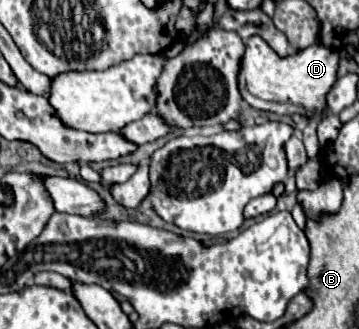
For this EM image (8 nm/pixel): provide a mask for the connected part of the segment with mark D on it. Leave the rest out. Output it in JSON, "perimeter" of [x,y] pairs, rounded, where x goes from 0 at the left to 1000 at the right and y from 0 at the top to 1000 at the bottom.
{"perimeter":[[[702,109],[685,122],[685,158],[669,207],[669,280],[674,298],[719,328],[747,334],[780,353],[836,347],[852,365],[847,383],[847,444],[858,480],[875,480],[891,462],[891,438],[880,419],[880,383],[908,353],[908,292],[930,249],[942,243],[942,158],[919,152],[897,134],[869,134],[847,152],[830,152],[797,176],[774,170],[730,116]]]}

